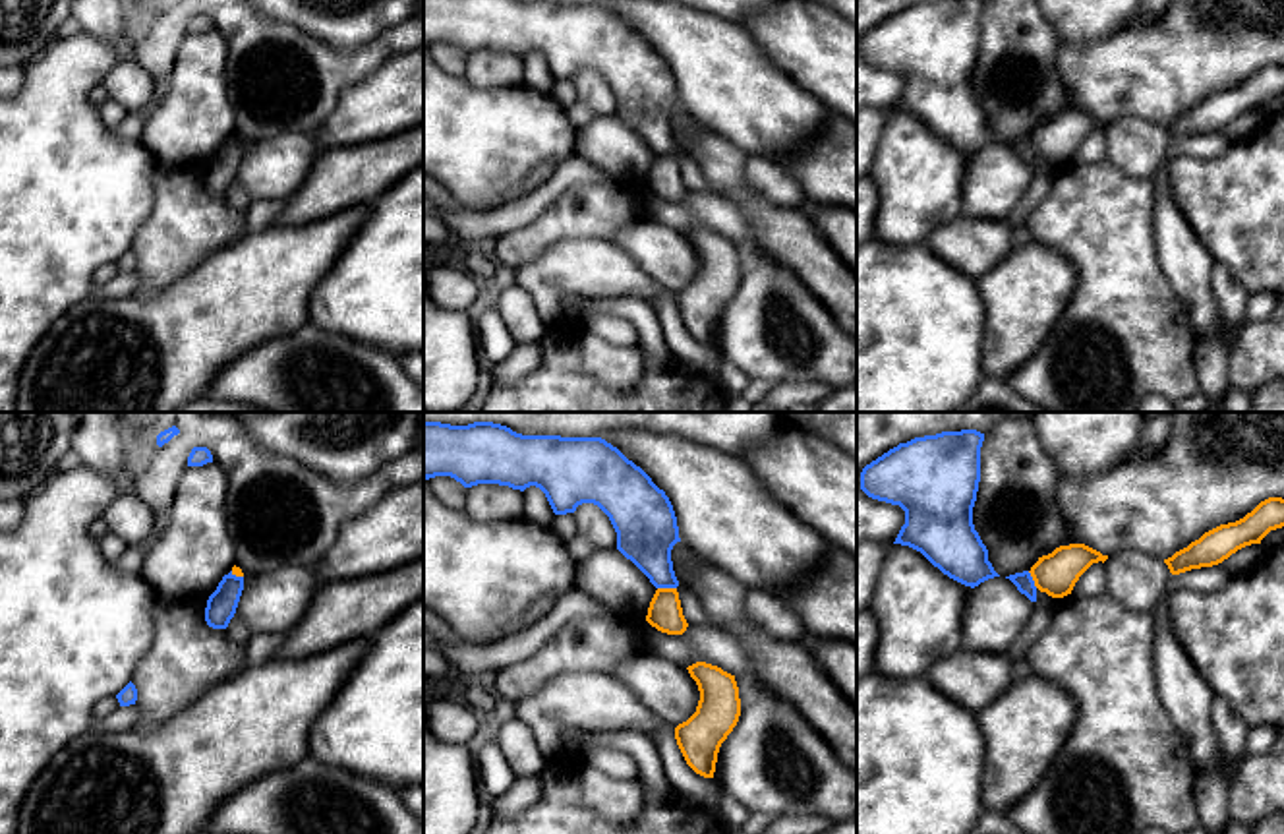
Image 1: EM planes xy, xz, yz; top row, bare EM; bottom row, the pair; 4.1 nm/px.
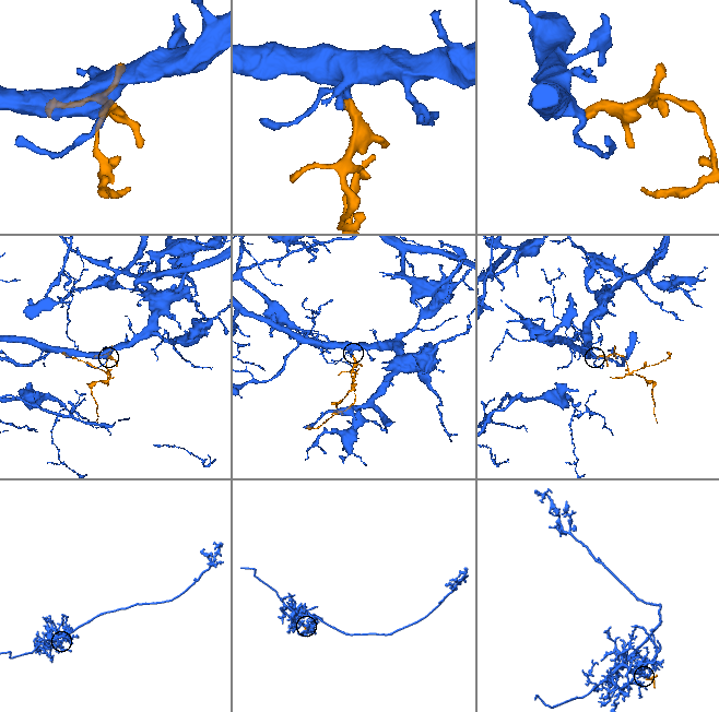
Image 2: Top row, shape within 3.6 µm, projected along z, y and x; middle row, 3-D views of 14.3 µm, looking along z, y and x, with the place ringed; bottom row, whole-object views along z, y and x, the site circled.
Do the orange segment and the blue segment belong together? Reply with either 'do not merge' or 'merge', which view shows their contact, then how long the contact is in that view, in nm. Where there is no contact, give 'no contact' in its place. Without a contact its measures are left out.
do not merge | xz | 80 nm

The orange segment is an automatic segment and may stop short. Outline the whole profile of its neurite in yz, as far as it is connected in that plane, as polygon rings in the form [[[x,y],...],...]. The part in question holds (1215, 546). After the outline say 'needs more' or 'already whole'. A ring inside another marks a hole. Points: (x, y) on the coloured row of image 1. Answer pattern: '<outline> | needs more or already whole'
[[[1269,497],[1261,501],[1243,519],[1228,524],[1220,524],[1205,532],[1199,540],[1187,548],[1176,551],[1164,559],[1172,575],[1180,575],[1191,569],[1212,567],[1228,559],[1238,550],[1261,544],[1261,540],[1276,528],[1284,526],[1284,499]]] | already whole

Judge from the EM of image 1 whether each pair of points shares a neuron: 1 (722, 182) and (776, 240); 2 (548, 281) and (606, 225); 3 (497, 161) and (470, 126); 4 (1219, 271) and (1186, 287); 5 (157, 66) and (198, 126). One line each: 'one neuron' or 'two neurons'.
1: one neuron
2: two neurons
3: one neuron
4: two neurons
5: two neurons

